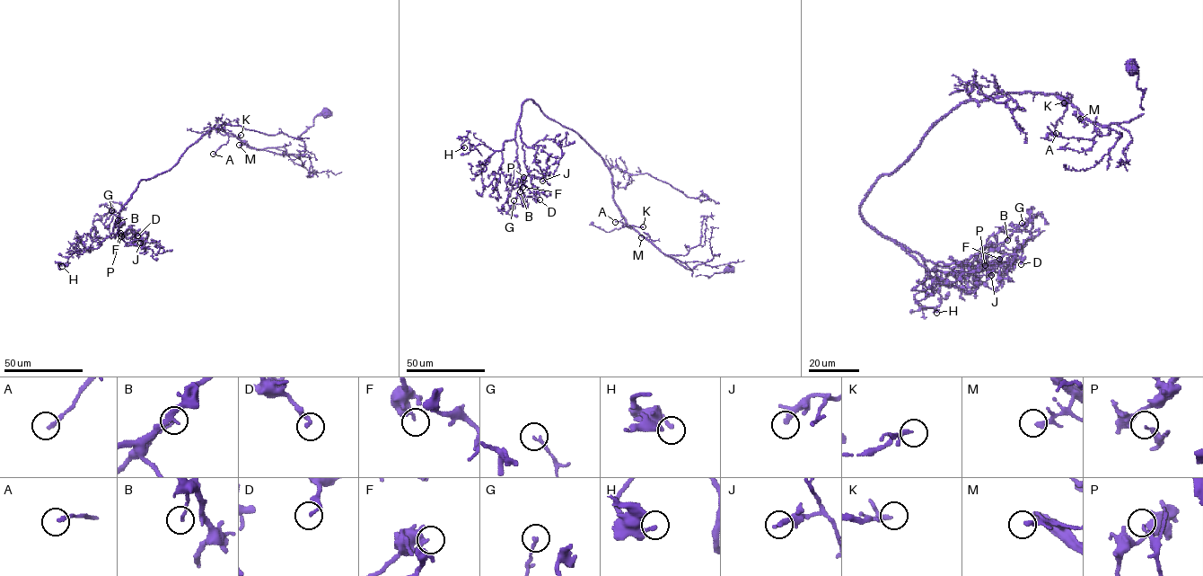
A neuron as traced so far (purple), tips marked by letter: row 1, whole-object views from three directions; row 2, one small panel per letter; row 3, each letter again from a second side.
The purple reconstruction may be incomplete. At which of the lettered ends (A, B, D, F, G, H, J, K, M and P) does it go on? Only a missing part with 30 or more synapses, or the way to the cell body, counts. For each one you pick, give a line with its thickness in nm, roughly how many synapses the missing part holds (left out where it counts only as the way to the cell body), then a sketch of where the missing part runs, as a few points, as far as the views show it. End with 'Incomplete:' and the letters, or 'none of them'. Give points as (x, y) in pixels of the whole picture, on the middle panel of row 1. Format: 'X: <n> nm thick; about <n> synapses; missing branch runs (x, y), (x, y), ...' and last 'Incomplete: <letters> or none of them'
Incomplete: none of them

